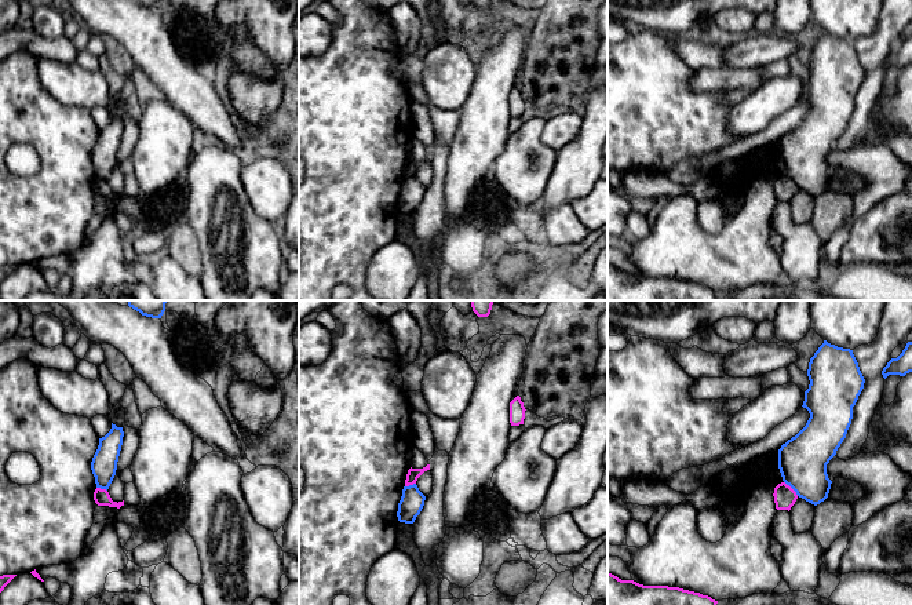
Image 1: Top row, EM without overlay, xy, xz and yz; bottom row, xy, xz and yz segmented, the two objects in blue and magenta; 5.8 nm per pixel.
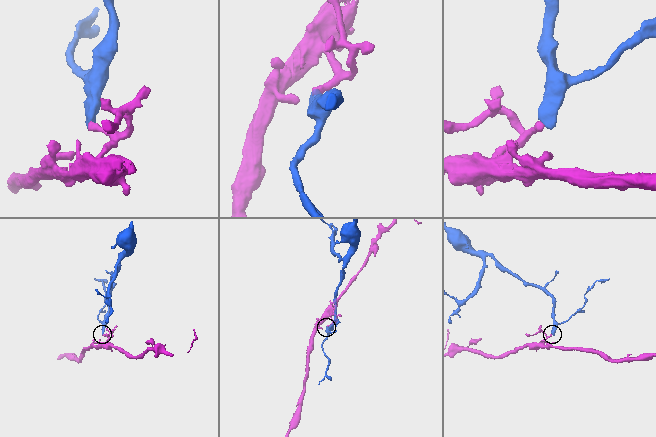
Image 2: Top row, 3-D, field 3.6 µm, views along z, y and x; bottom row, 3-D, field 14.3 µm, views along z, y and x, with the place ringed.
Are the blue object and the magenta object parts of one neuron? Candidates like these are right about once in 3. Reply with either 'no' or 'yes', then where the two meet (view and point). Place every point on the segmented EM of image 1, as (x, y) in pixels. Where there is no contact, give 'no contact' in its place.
no; contact yz (791, 487)

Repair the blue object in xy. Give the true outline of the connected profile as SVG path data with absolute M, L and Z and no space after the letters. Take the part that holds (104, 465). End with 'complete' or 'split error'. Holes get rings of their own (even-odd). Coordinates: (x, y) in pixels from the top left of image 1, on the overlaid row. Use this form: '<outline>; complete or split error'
M112 423L110 431L99 438L98 449L91 462L96 488L109 489L117 470L124 431Z; complete

